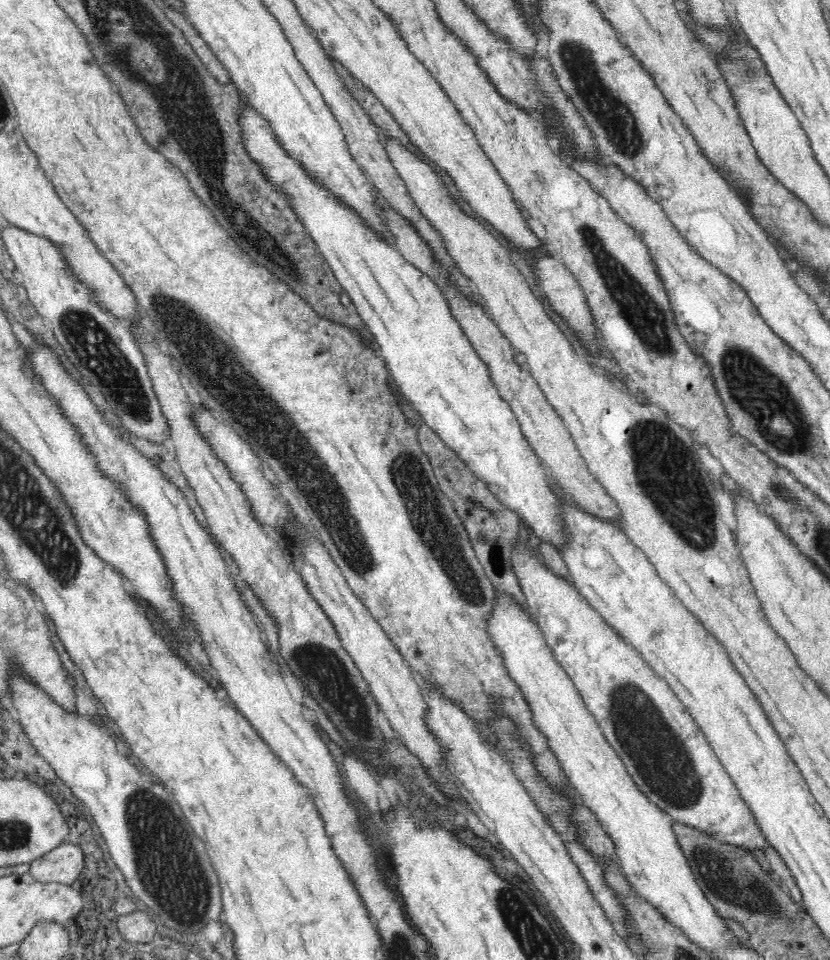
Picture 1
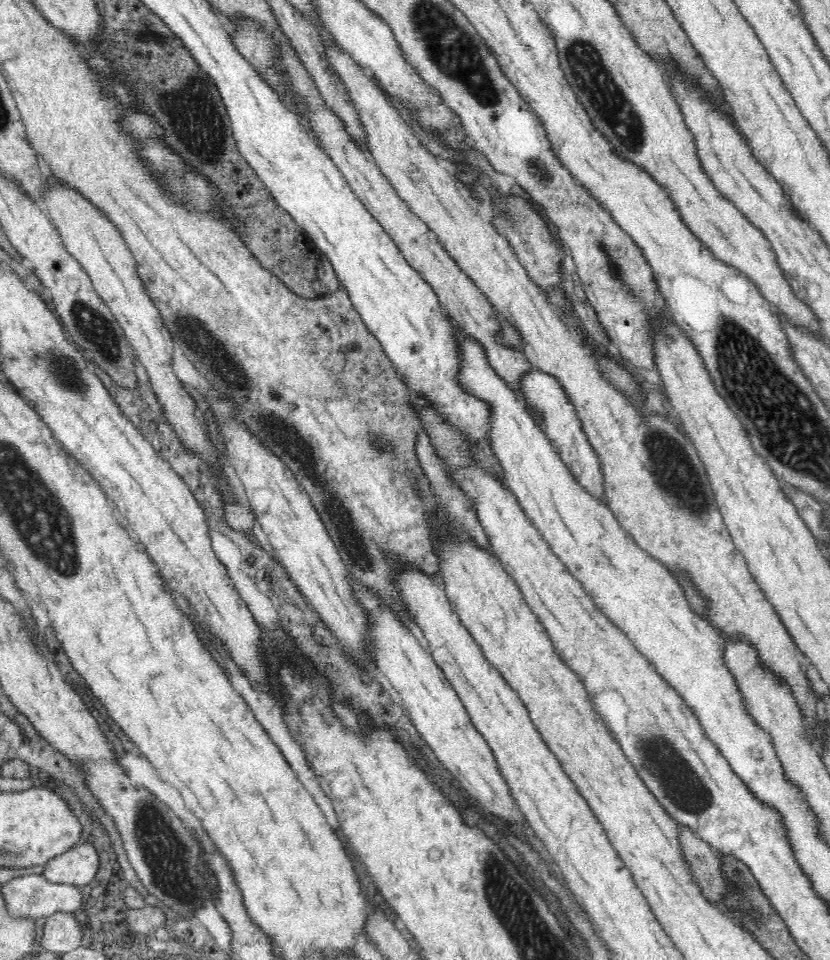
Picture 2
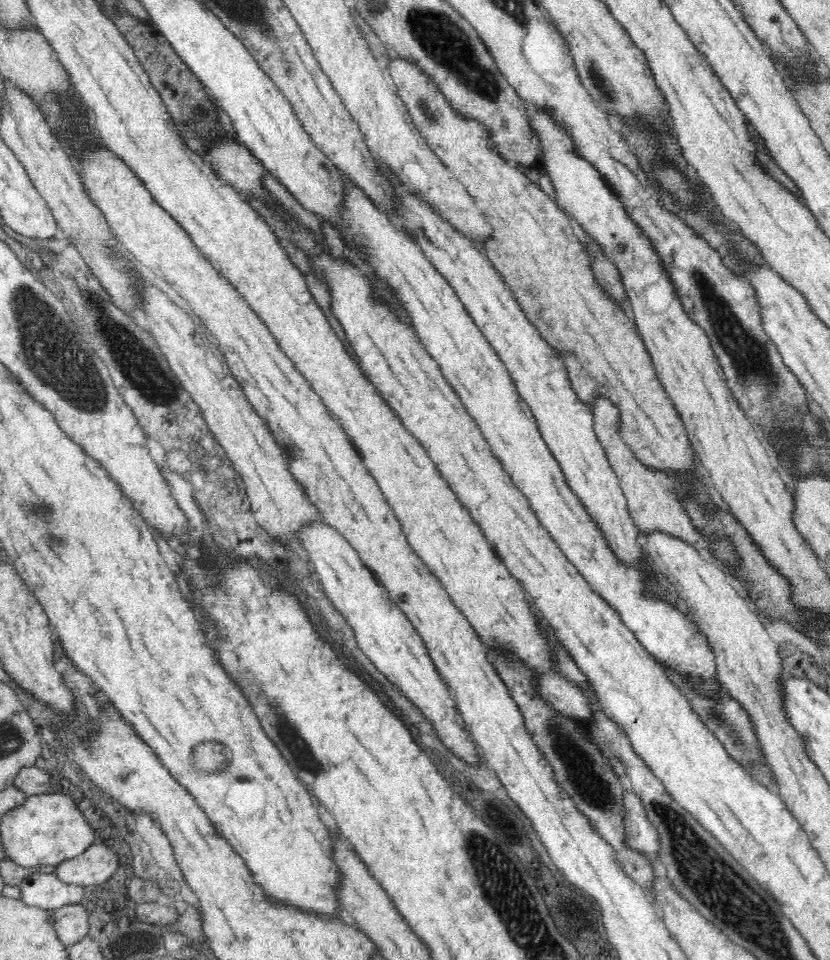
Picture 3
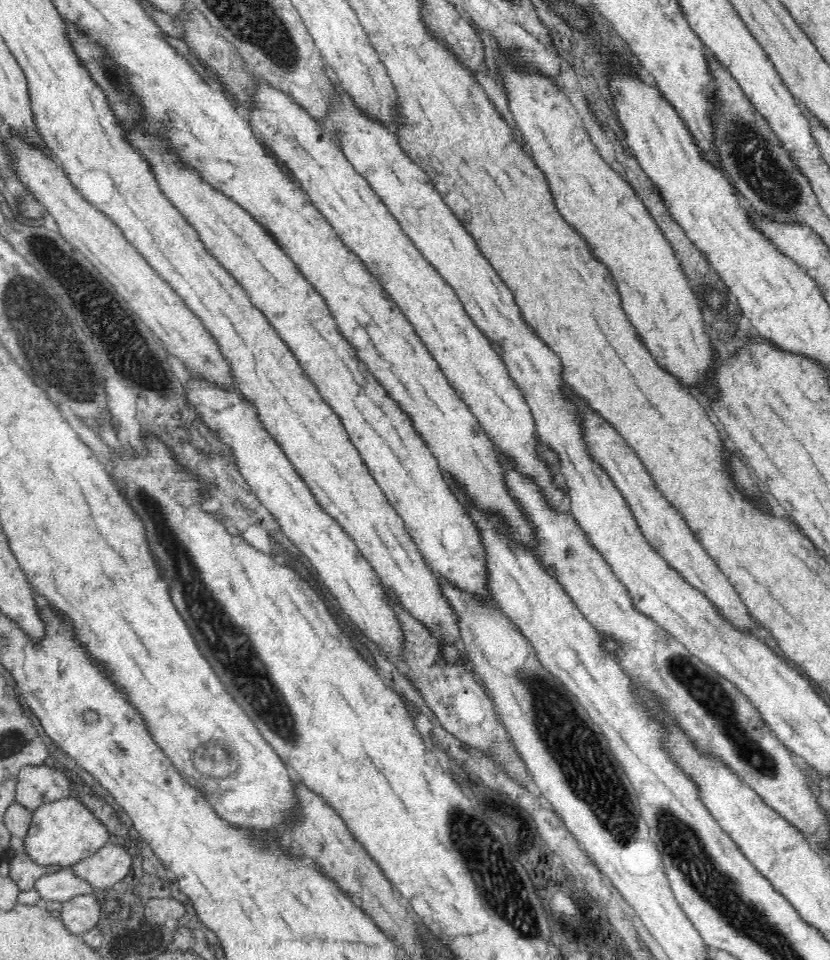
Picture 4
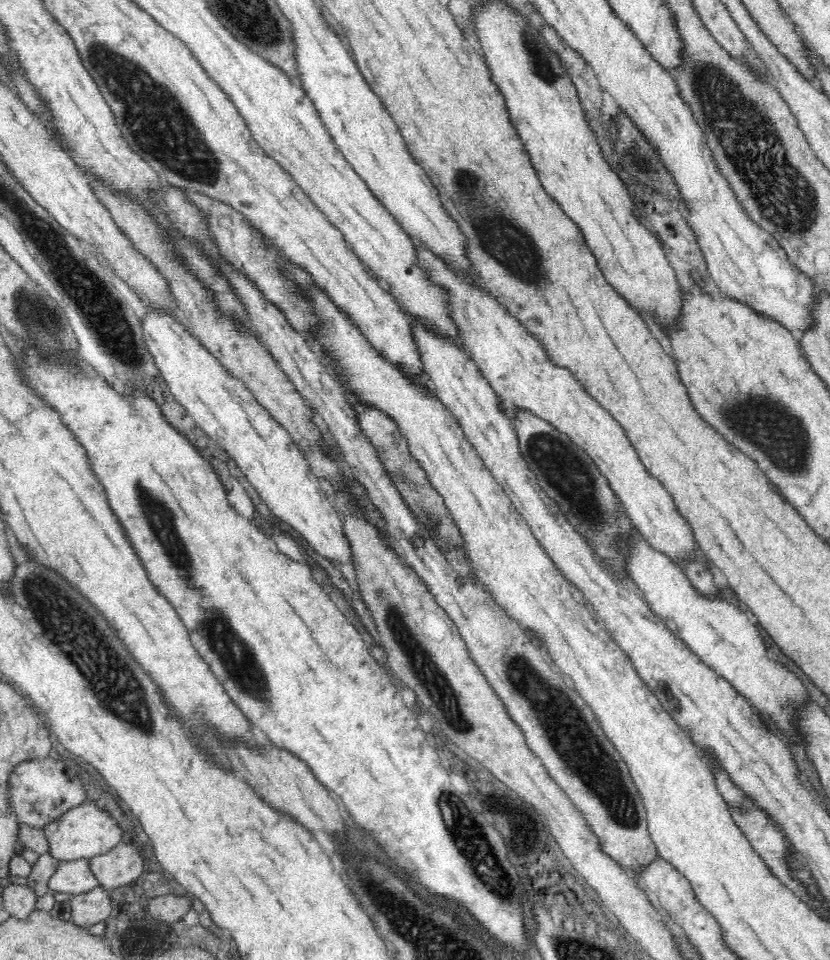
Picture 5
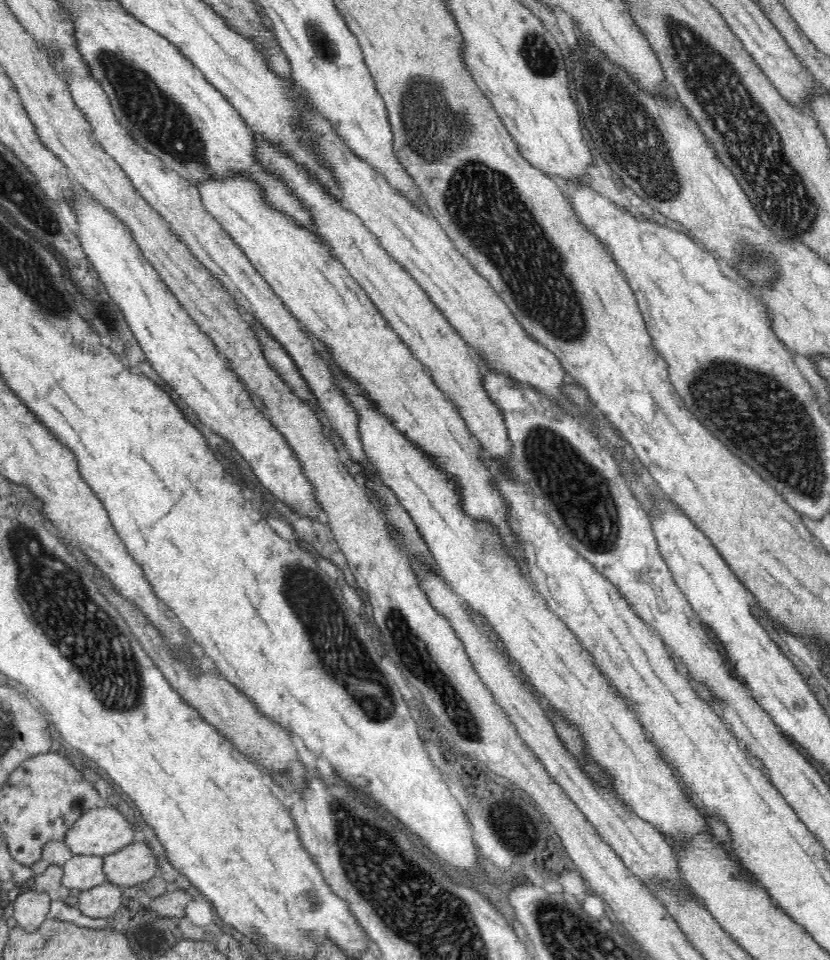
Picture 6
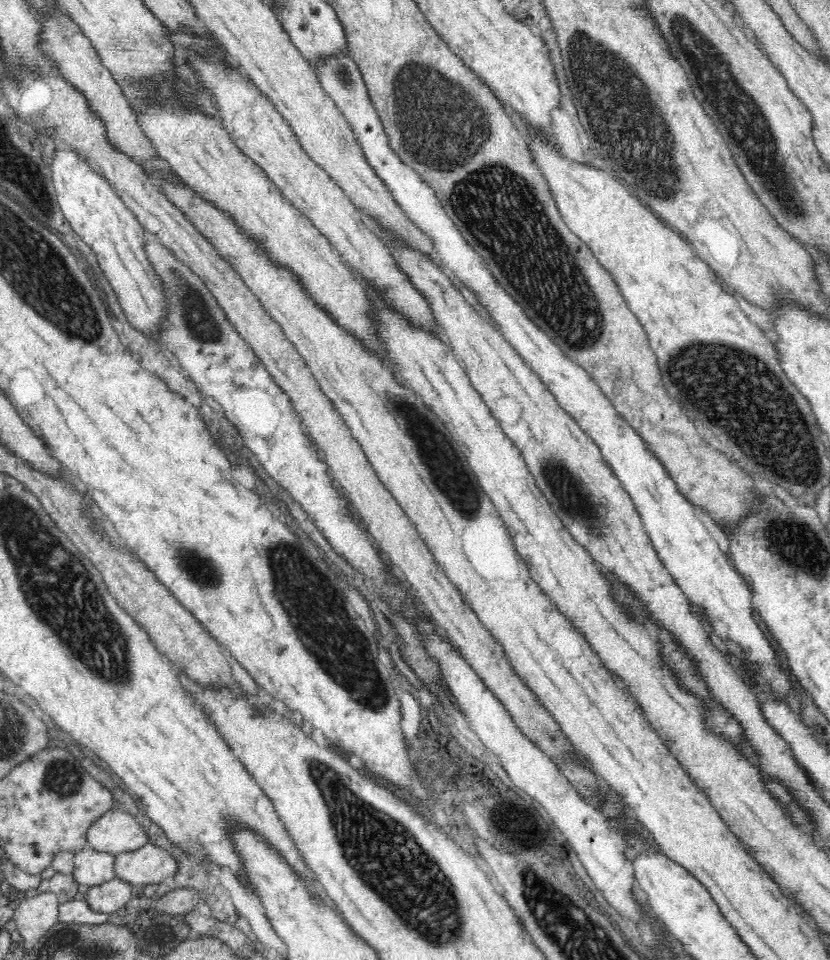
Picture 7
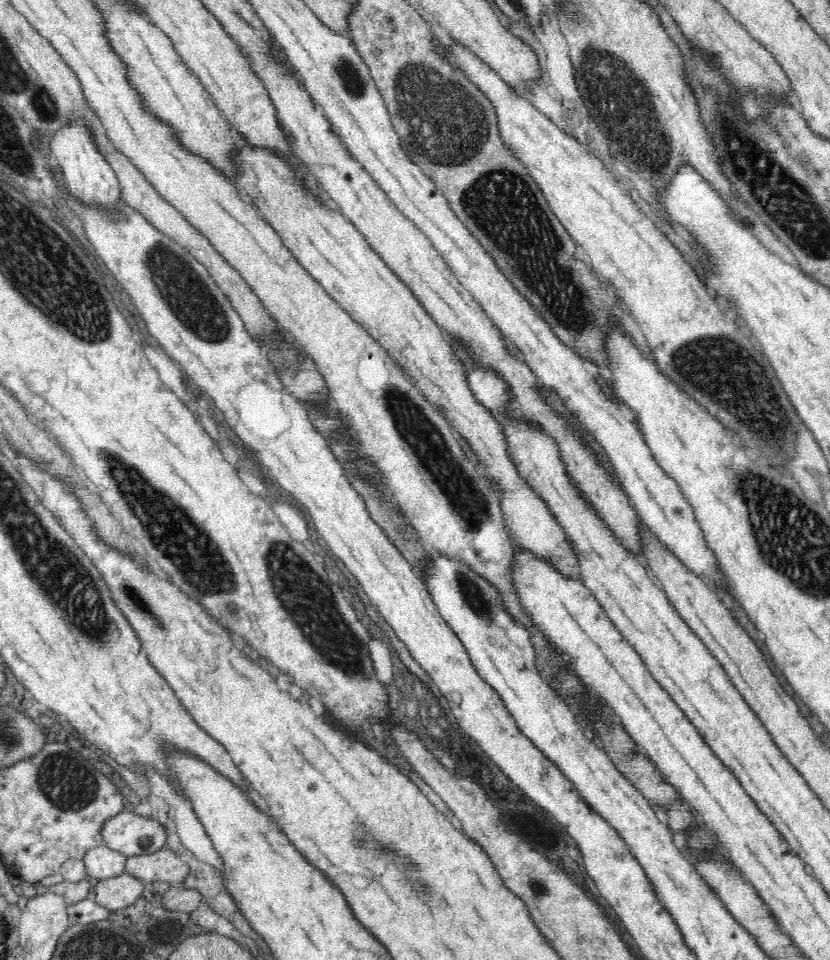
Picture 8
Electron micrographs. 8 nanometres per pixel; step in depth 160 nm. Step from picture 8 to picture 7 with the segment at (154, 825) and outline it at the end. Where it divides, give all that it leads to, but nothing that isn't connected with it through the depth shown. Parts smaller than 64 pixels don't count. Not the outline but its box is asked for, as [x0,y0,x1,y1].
[86,808,149,856]

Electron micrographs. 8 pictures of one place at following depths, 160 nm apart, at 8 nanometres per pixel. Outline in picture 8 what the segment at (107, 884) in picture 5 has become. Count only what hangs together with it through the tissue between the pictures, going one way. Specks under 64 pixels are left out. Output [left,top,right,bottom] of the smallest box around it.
[124,848,190,884]

